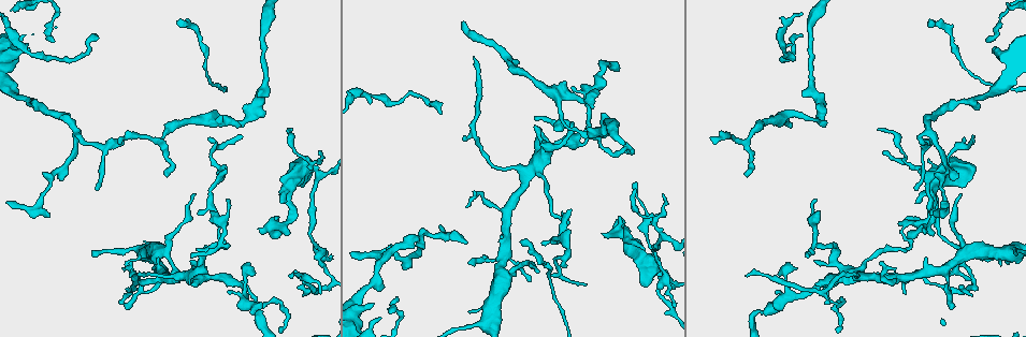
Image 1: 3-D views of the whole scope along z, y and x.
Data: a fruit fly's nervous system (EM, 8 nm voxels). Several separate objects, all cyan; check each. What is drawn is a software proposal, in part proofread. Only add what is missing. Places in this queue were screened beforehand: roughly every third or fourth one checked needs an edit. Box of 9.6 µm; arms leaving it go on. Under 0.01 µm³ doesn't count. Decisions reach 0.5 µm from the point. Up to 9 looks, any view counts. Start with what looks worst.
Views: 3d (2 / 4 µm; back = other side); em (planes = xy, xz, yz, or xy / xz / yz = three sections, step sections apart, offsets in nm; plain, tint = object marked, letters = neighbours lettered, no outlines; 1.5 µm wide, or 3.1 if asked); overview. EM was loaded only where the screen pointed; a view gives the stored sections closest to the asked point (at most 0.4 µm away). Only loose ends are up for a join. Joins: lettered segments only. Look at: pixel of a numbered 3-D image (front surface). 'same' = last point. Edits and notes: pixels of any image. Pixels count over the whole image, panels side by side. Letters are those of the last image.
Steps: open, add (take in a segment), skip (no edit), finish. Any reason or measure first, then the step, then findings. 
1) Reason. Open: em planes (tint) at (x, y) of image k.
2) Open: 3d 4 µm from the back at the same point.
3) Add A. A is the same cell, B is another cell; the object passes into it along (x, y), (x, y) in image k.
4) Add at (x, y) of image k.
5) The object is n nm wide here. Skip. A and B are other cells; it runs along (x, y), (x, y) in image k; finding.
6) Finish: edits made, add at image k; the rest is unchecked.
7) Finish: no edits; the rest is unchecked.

An open end. Open: 3d 4 µm at (374, 304) of image 1.

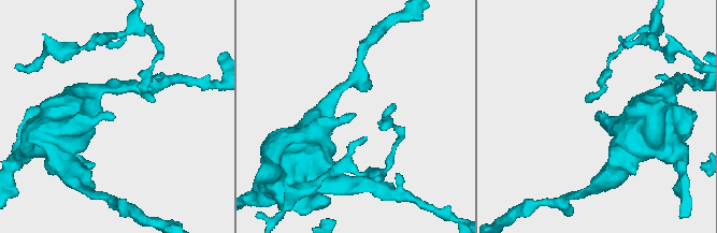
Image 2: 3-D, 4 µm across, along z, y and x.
Open: em planes (tint) at (111, 119) of image 2.

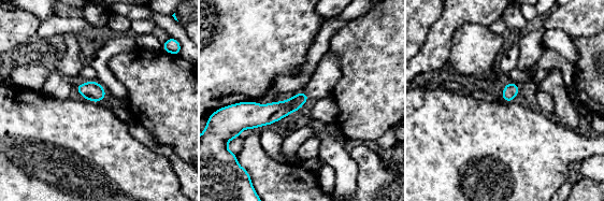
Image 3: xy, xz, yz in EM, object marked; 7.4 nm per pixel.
Open: em planes (letters) at the same point.

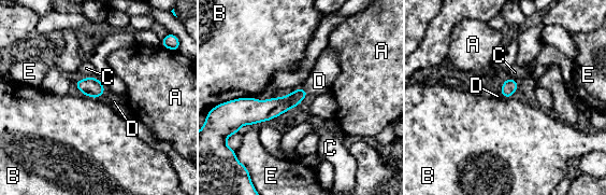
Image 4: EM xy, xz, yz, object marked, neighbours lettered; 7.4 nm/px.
The longest contact is with B, 200 nm. Add D. D is the same cell, A, B, C and E are other cells; it goes on there.

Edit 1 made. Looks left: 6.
Free end. Open: 3d 4 µm at (191, 285) of image 1.

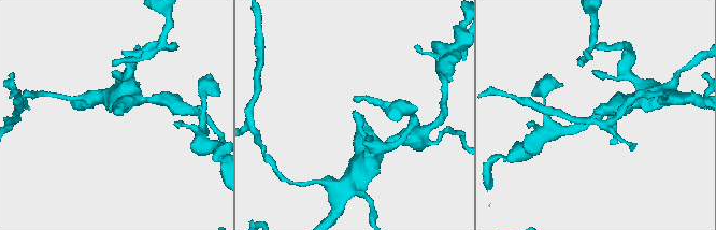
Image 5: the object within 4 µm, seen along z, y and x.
Now the EM. Open: em planes (letters) at (114, 111) of image 5.

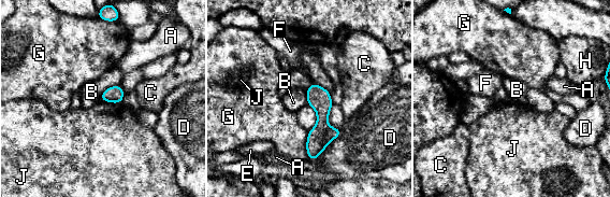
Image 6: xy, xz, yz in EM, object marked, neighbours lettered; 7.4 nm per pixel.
The longest contact is with D, 340 nm. Skip. A, B, C, D, E, F, G, H and J are other cells; it runs along (315, 86), (321, 136), (314, 156) in image 6; no lettered segment goes on from it.

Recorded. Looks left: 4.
Redraw. Open: overview.

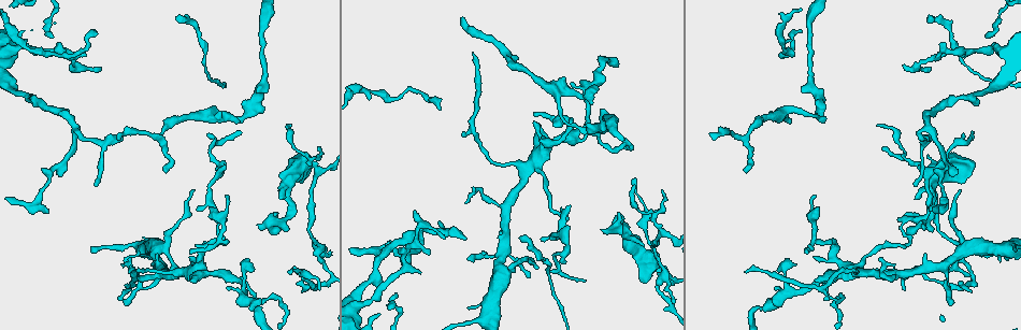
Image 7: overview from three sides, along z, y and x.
An open end. Open: em xz step 4 (letters) at (646, 280) of image 7.

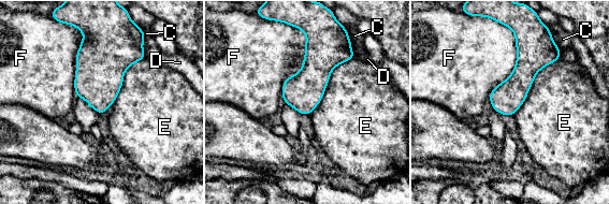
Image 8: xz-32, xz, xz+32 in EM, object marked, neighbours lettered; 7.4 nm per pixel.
Another direction. Open: em planes (letters) at the same point.

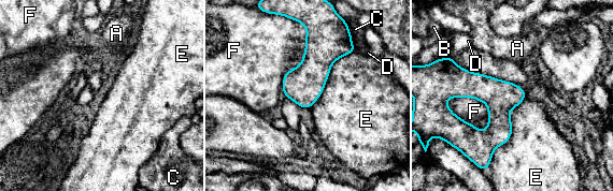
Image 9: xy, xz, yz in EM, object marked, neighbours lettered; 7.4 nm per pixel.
The object is 260 nm wide here. Skip. A, B, C, D, E and F are other cells; a border runs along (526, 96), (488, 166) in image 9; none of them fits.

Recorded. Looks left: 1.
Open: em planes (letters) at (121, 139) of image 7.

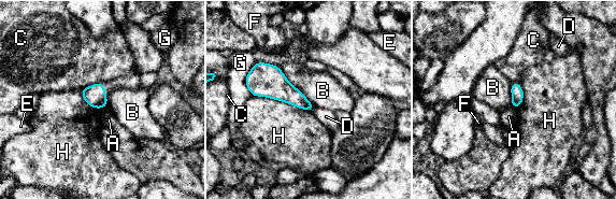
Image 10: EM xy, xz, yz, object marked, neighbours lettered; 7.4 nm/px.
The object is 100 nm wide here. Skip. A, B, C, D, E, F, G and H are other cells; a border runs along (252, 95), (282, 100), (310, 112) in image 10; no lettered segment goes on from it.

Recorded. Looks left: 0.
Finish: edits made, add at image 4; the rest is unchecked.

